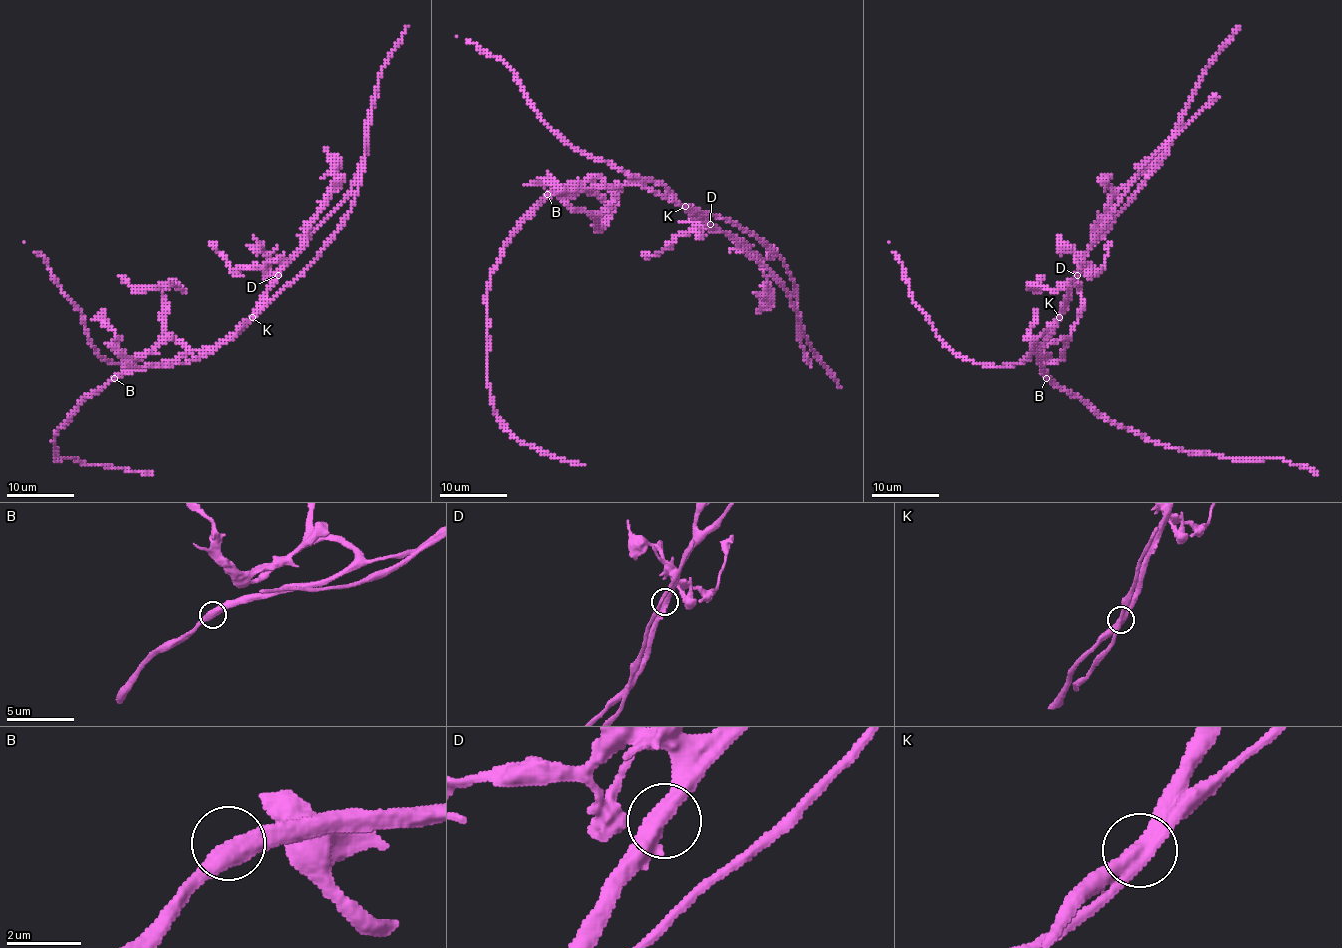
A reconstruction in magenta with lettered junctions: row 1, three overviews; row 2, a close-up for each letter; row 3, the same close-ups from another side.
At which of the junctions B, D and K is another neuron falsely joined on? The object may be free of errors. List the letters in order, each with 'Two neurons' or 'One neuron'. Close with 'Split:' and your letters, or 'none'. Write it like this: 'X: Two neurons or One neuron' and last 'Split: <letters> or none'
B: One neuron
D: One neuron
K: Two neurons
Split: K

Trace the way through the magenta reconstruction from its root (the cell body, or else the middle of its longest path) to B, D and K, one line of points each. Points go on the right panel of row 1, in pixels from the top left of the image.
B: (1036, 351), (1046, 378)
D: (1036, 351), (1063, 312), (1070, 285), (1077, 275)
K: (1036, 351), (1055, 327), (1058, 317)

